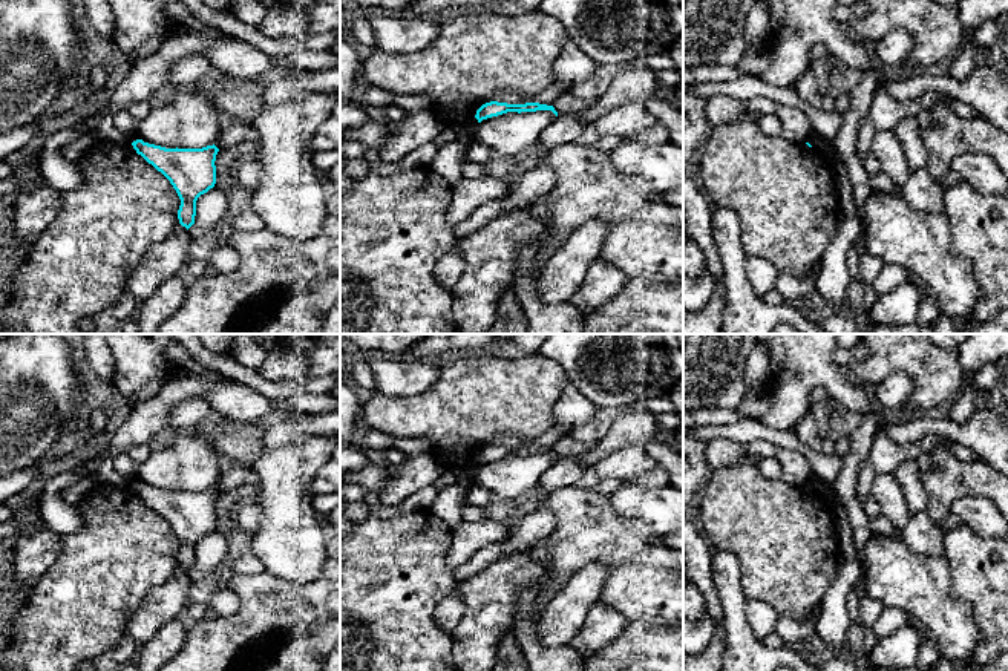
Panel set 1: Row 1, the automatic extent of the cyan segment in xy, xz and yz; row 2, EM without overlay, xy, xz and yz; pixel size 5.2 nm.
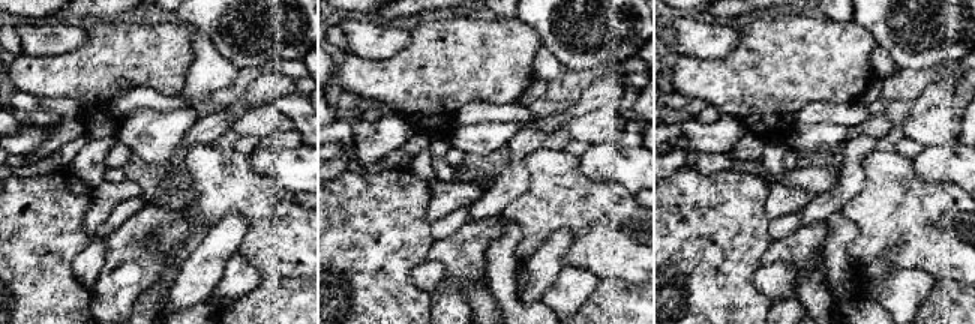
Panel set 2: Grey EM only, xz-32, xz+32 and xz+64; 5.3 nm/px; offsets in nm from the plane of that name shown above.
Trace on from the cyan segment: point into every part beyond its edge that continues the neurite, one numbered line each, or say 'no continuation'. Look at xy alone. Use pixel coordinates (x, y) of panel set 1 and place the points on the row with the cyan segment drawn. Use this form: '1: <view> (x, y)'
no continuation

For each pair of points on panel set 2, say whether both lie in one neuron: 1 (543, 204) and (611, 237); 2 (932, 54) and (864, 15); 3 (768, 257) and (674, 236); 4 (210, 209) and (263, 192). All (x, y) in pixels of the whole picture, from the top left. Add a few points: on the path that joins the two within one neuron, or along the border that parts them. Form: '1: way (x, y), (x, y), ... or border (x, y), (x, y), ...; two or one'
1: way (560, 204), (576, 204), (594, 222); one
2: way (914, 56), (894, 47), (882, 32); one
3: border (767, 248), (759, 263); two
4: way (224, 195), (249, 194); one

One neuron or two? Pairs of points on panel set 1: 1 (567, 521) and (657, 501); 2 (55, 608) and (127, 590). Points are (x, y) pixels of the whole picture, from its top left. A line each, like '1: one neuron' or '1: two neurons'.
1: two neurons
2: one neuron

